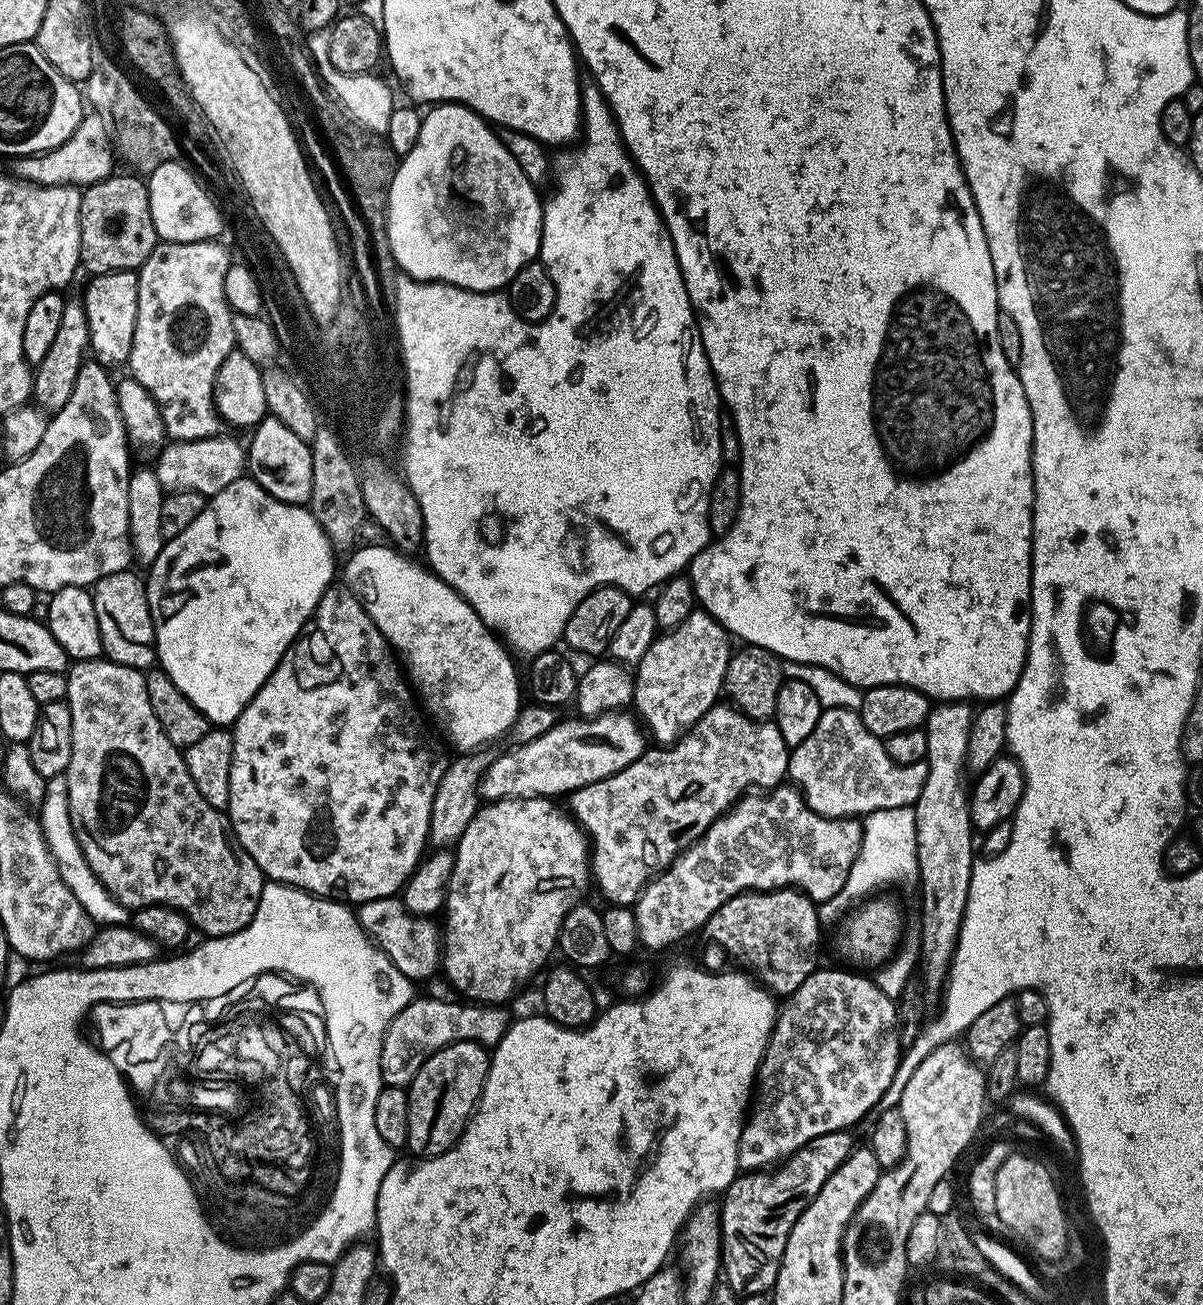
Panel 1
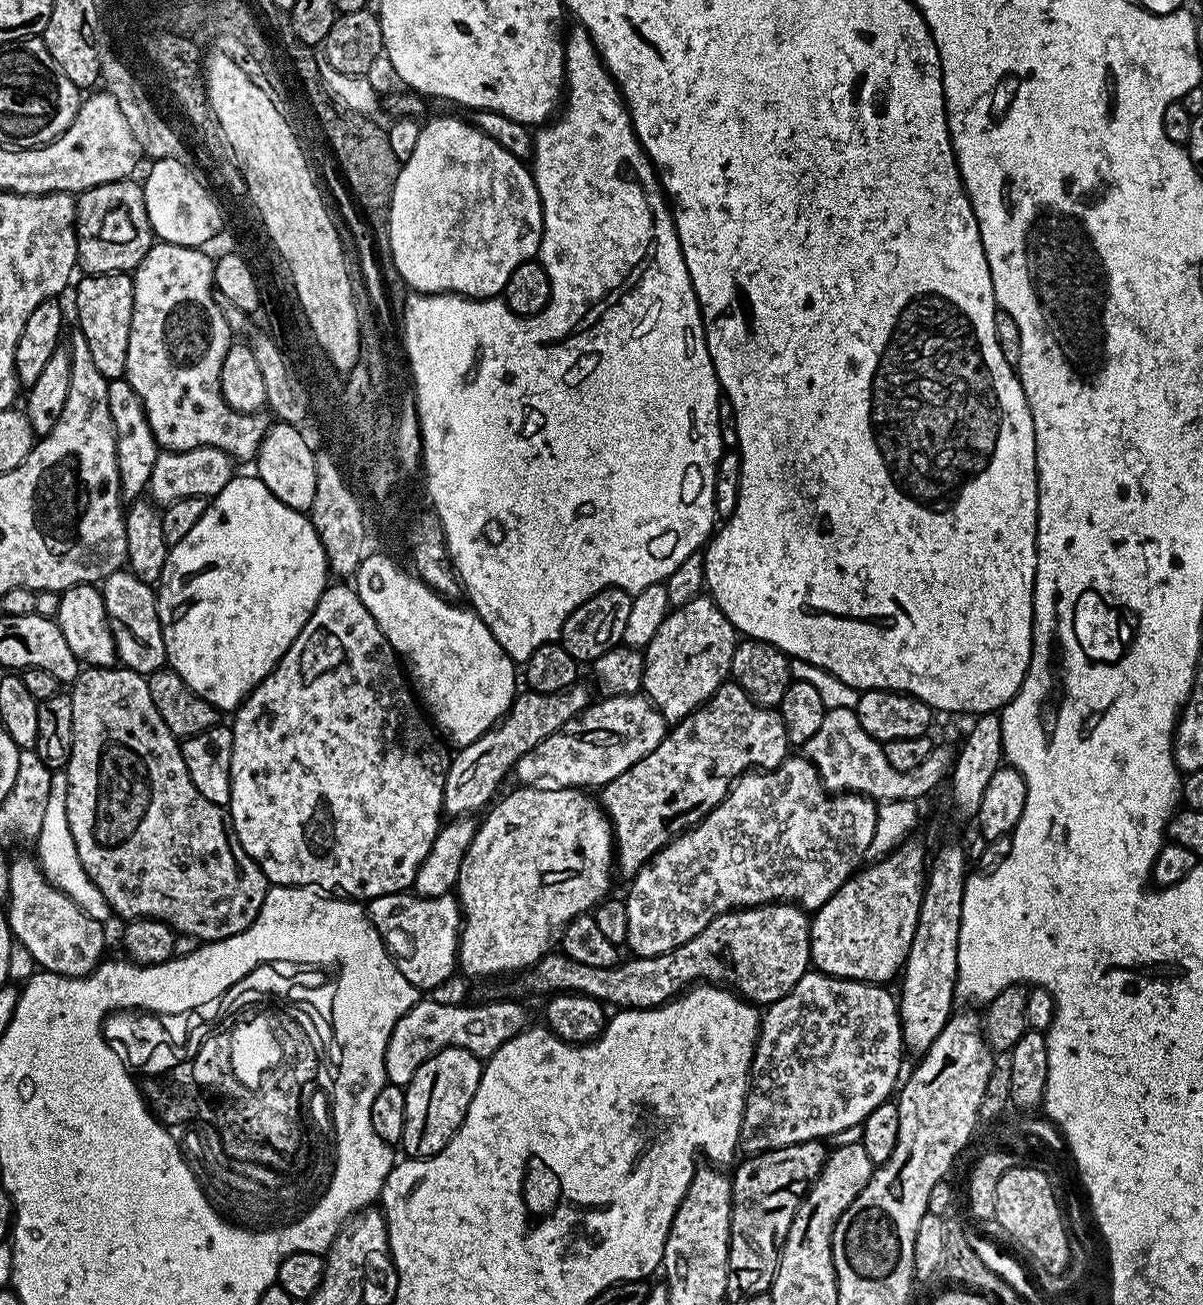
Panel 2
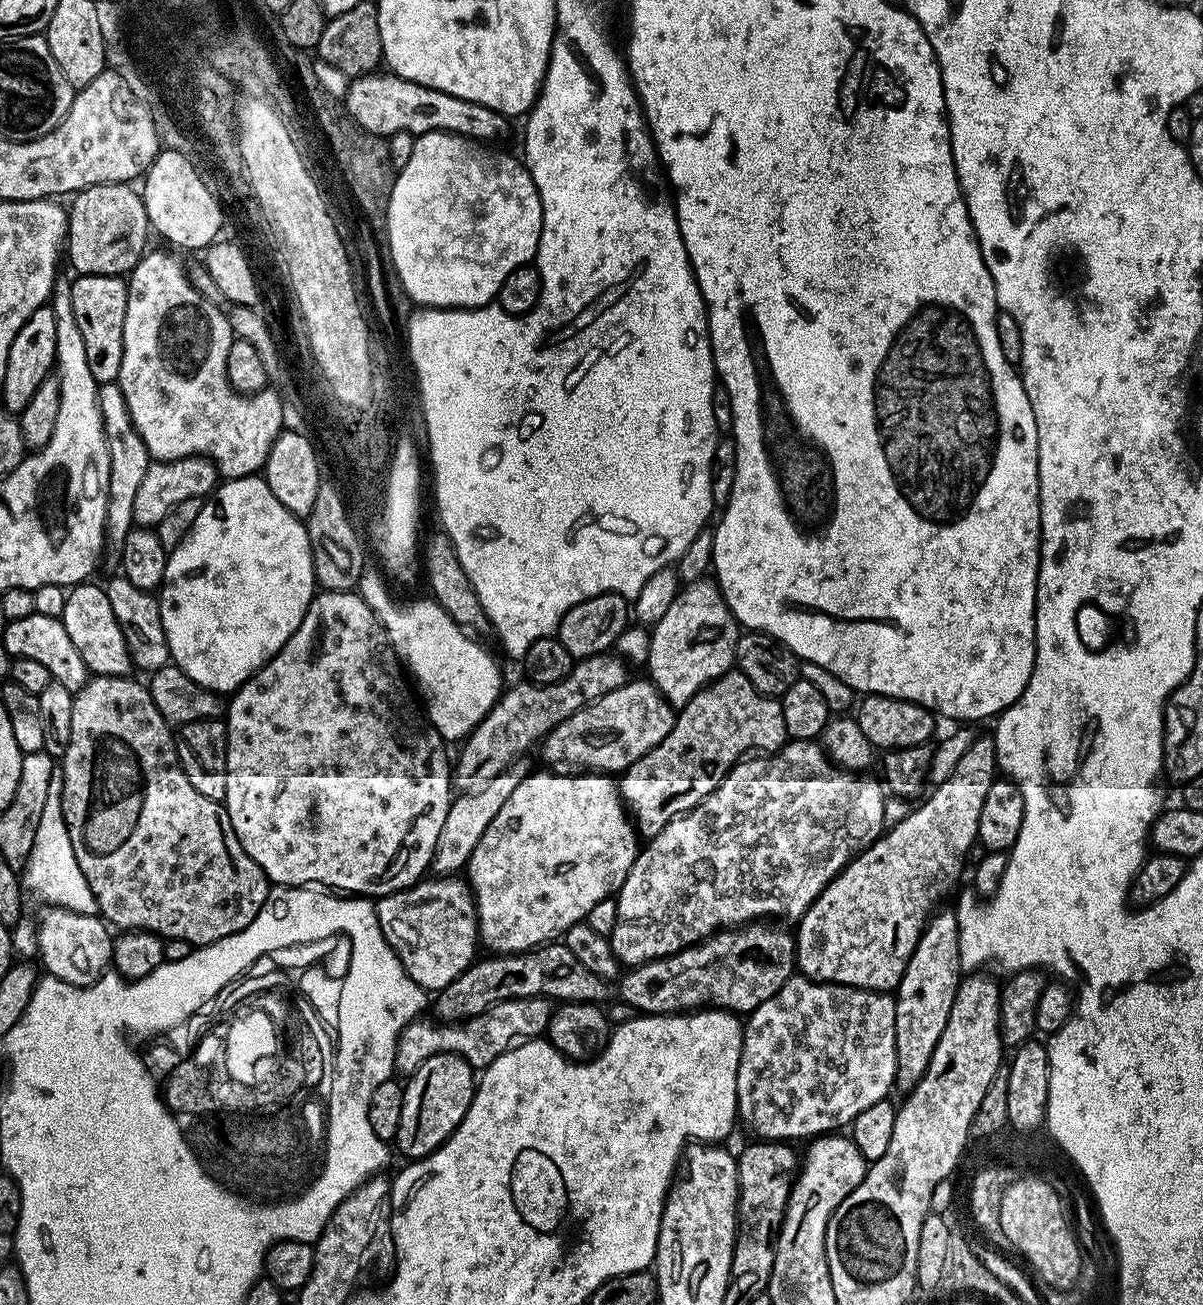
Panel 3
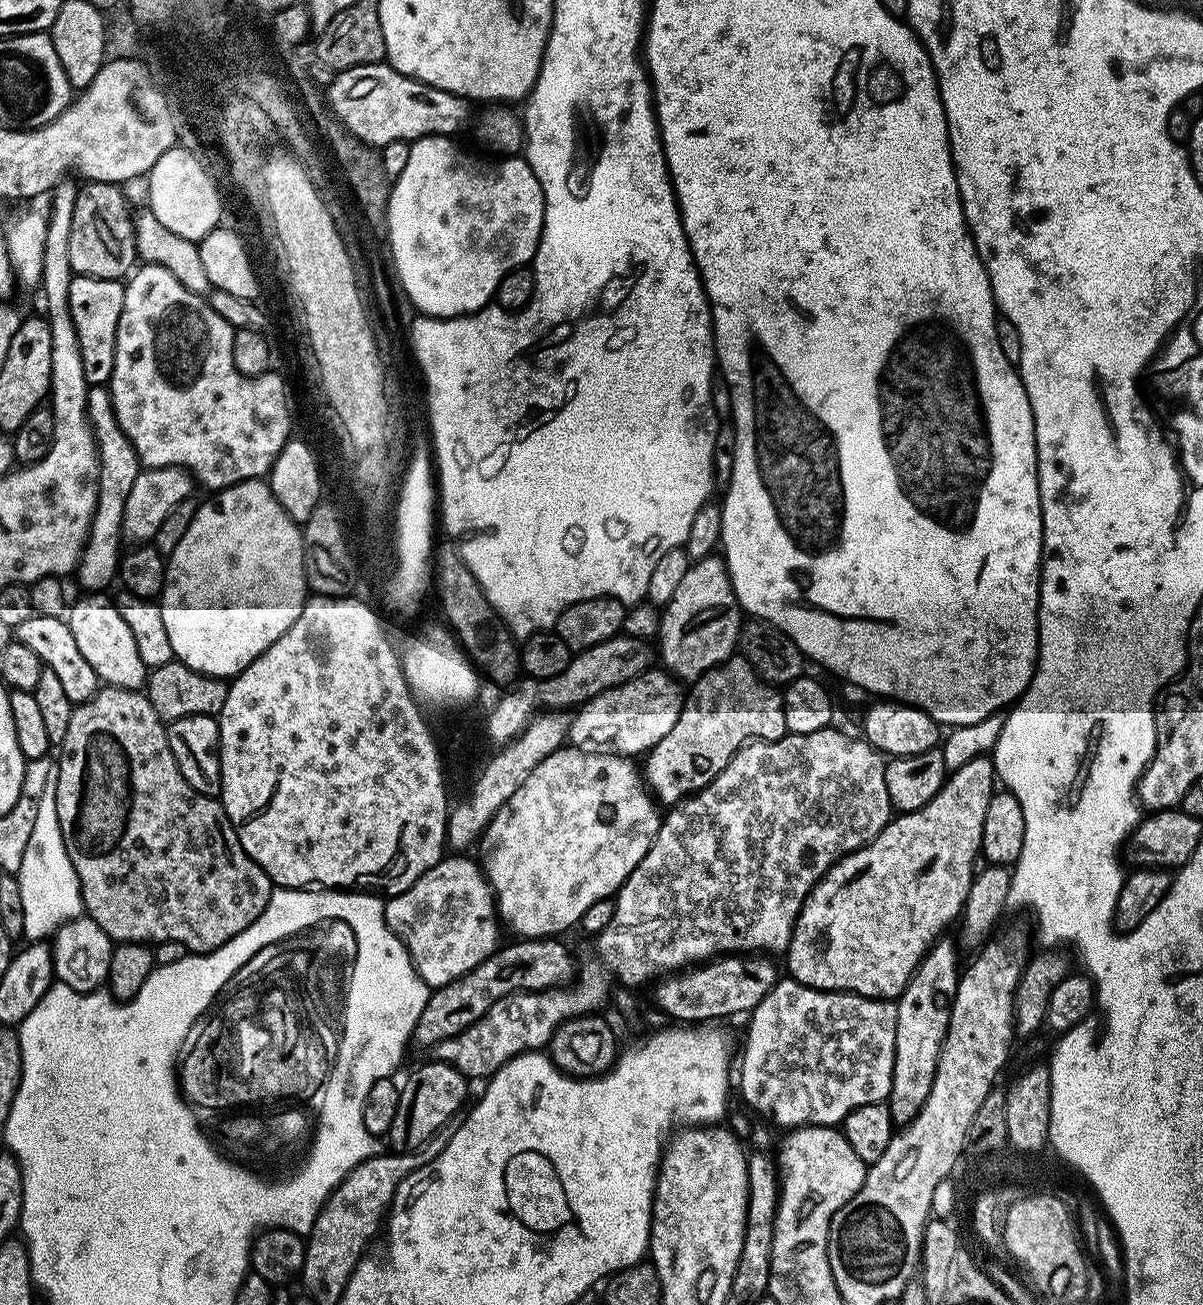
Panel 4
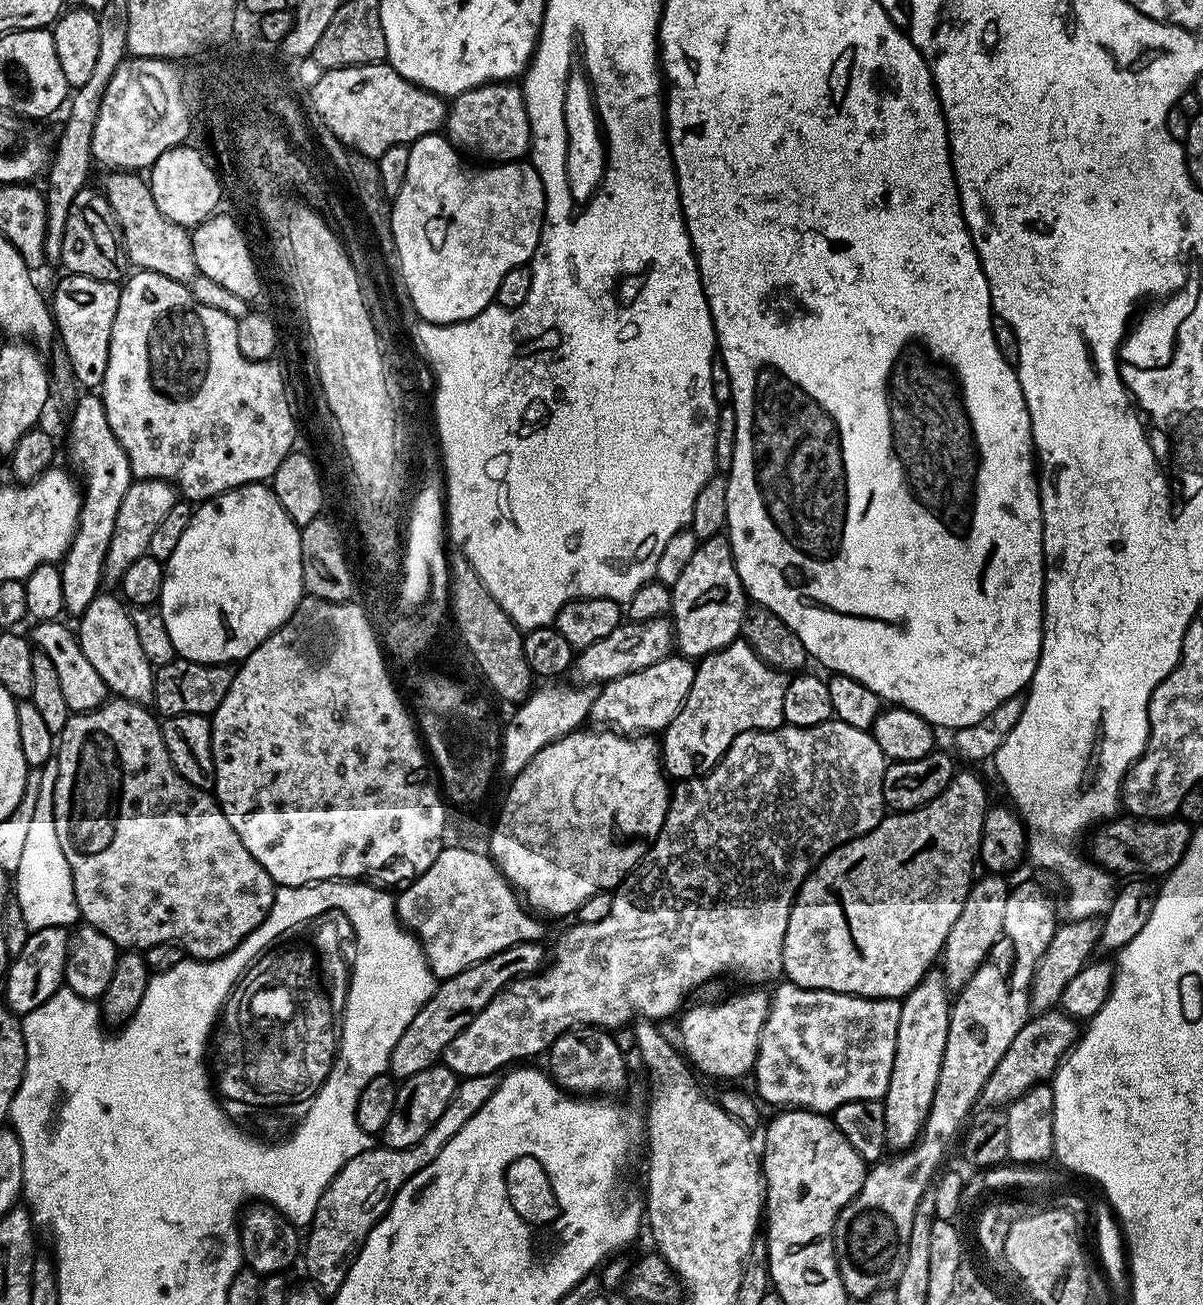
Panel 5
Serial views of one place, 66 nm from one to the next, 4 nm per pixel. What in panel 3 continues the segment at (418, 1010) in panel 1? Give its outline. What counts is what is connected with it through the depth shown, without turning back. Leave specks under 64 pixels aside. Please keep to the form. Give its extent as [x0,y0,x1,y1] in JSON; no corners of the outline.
[395,996,553,1074]

